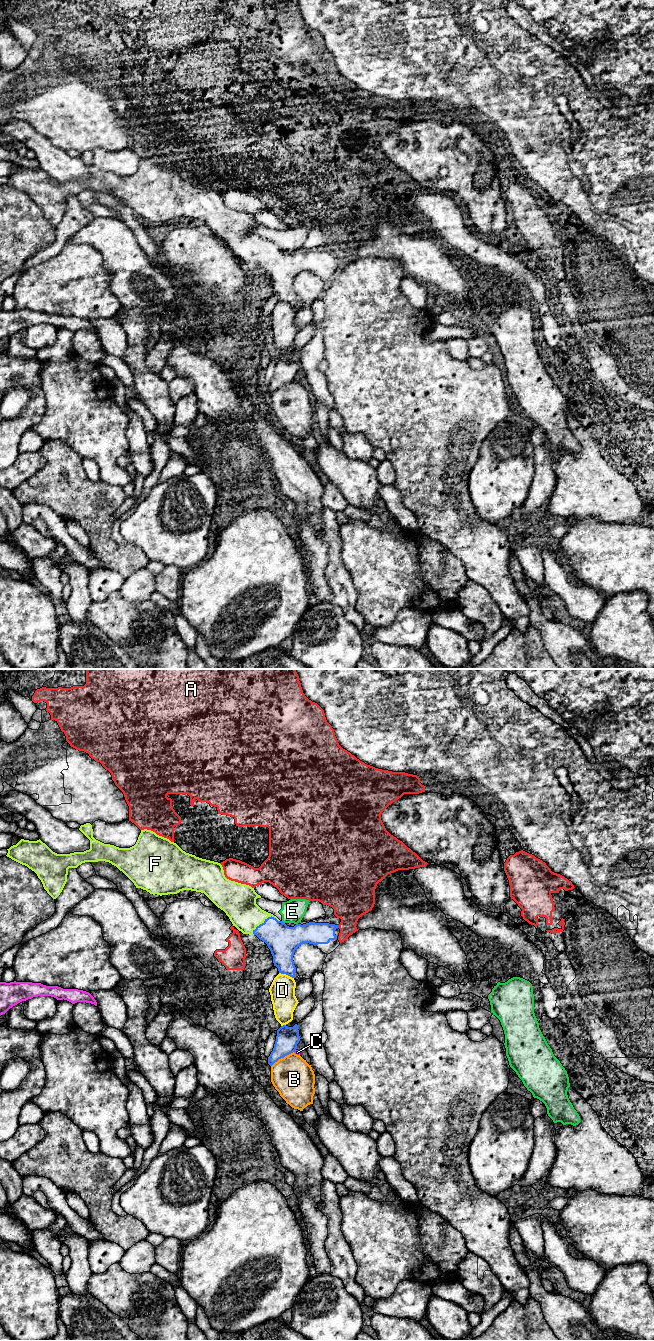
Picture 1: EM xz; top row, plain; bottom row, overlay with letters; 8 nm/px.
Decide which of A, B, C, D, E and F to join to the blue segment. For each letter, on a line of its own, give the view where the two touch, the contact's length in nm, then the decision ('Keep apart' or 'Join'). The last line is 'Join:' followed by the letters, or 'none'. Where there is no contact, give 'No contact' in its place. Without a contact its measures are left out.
A: Touches blue in xz. Shared border 30 nm. Keep apart
B: Touches blue in xz. Shared border 220 nm. Keep apart
C: Touches blue in xz. Shared border 30 nm. Keep apart
D: Touches blue in xz. Shared border 130 nm. Keep apart
E: Touches blue in xz. Shared border 40 nm. Keep apart
F: Touches blue in xz. Shared border 240 nm. Join
Join: F

